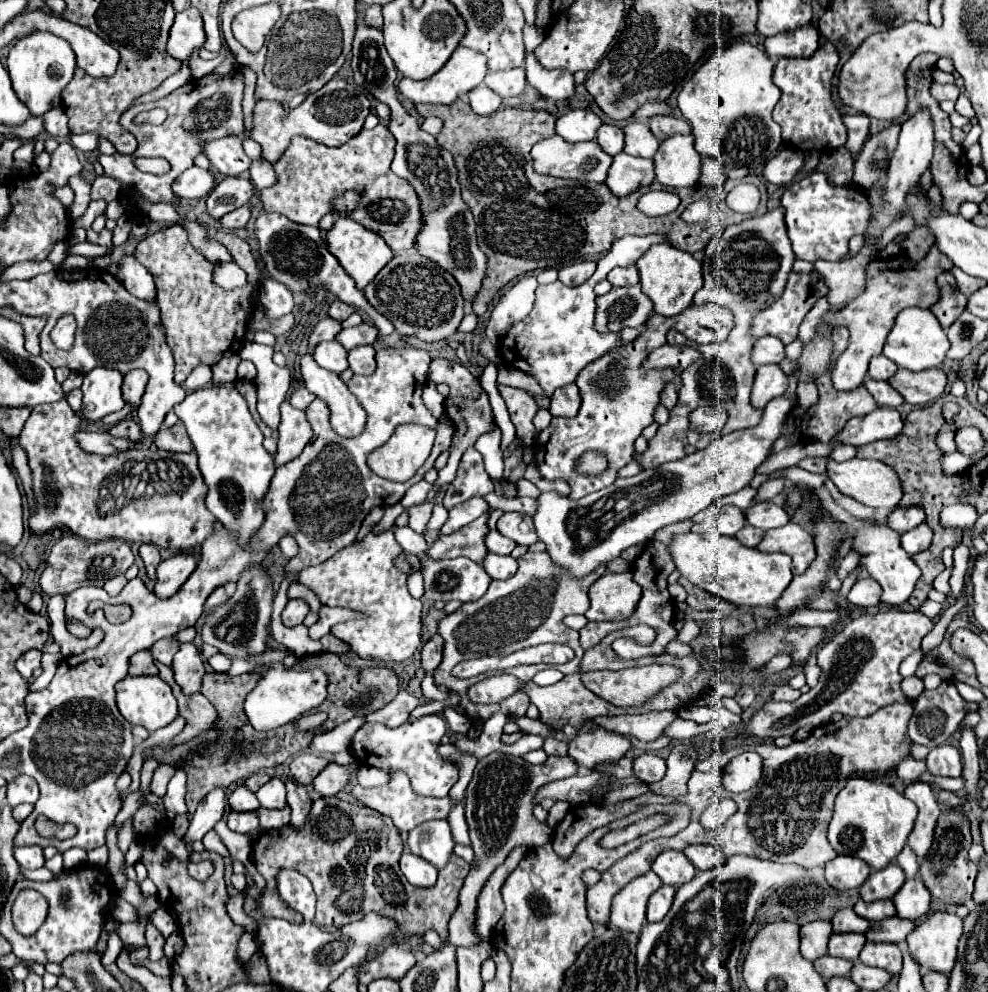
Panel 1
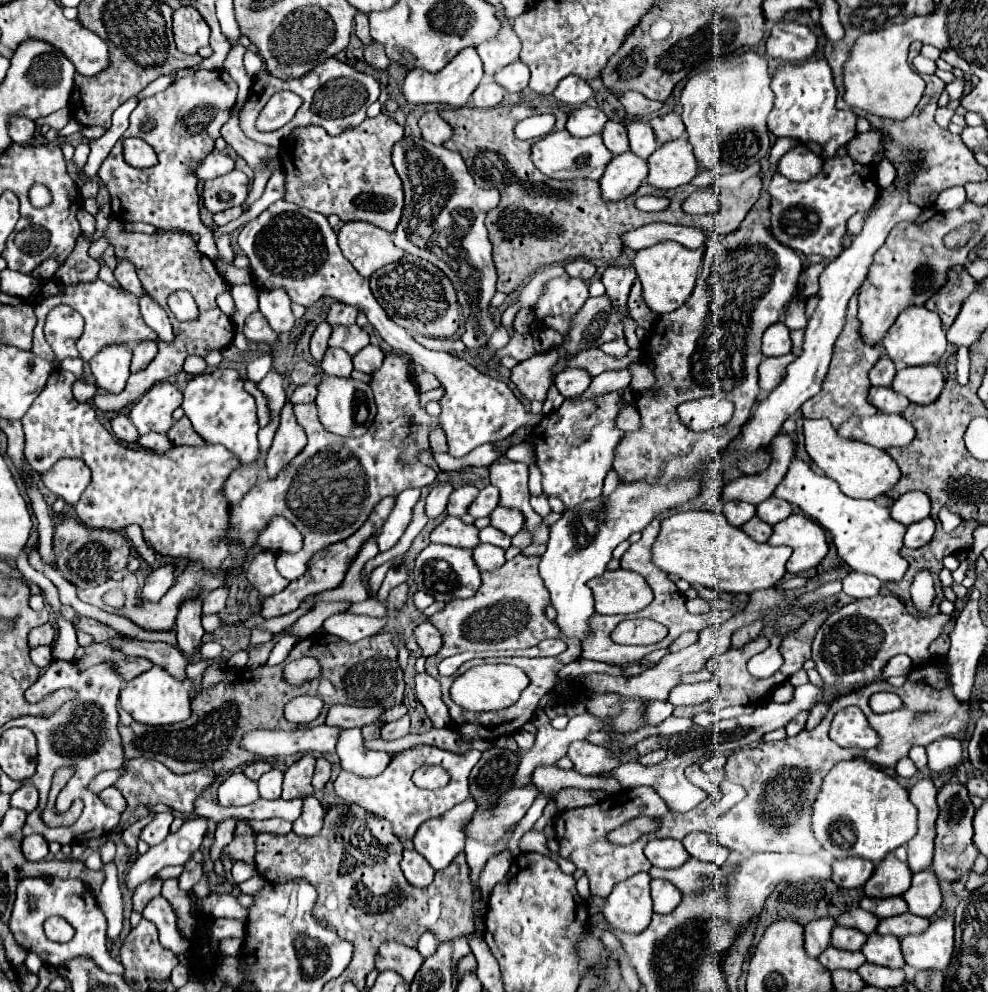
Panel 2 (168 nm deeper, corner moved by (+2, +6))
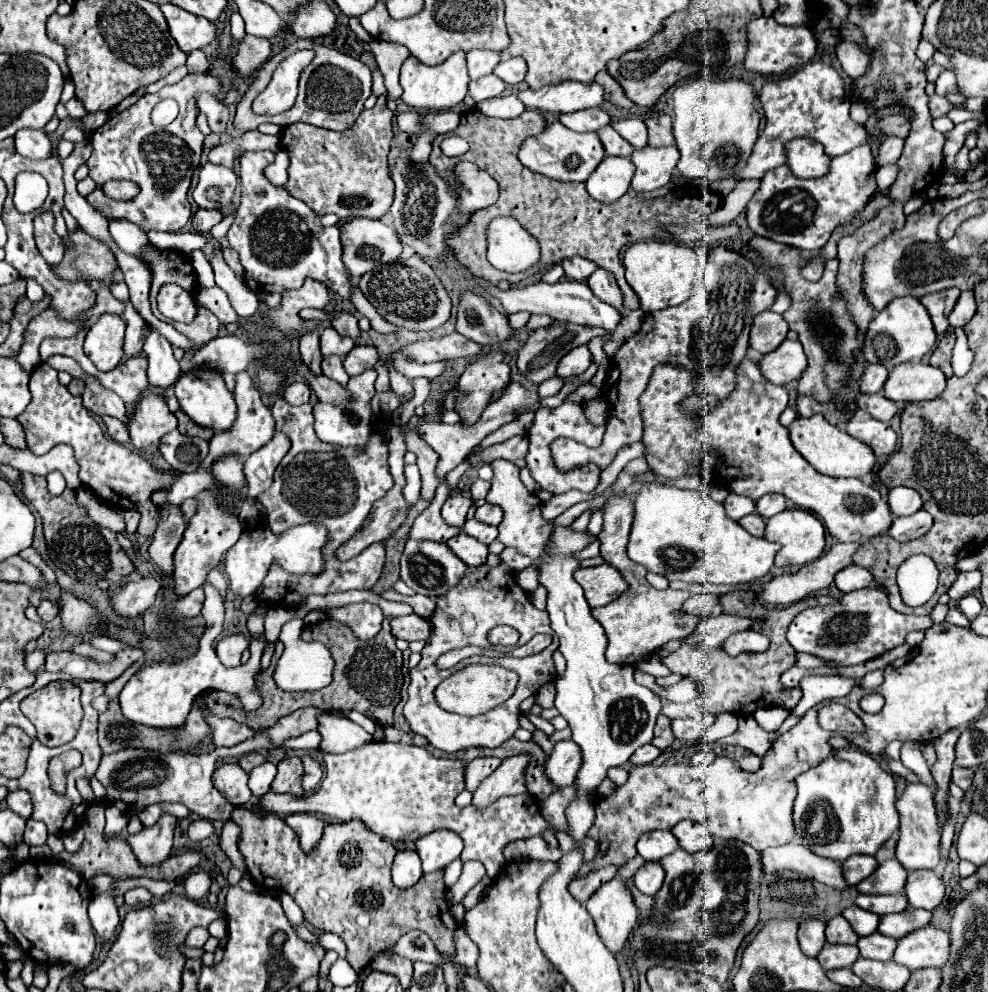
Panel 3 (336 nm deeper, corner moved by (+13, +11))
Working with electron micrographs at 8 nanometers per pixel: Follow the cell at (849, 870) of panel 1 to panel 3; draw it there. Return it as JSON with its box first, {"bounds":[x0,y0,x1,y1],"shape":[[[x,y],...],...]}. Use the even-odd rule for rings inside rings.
{"bounds":[840,855,878,885],"shape":[[[852,855],[840,867],[842,867],[846,883],[858,885],[862,879],[866,879],[878,867],[878,861],[870,855]]]}

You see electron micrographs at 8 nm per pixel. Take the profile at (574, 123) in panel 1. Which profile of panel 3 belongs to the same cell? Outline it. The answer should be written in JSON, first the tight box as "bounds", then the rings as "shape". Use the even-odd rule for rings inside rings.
{"bounds":[560,107,610,133],"shape":[[[594,107],[594,109],[584,109],[584,111],[576,111],[576,113],[564,113],[560,115],[560,123],[572,131],[578,133],[586,133],[586,131],[598,131],[600,127],[610,123],[608,113],[604,113],[602,109]]]}

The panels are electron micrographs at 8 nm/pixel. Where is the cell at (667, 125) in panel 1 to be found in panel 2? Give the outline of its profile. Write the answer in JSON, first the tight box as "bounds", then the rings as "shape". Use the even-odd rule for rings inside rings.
{"bounds":[649,112,685,144],"shape":[[[669,112],[665,116],[655,116],[649,120],[657,140],[661,144],[665,142],[671,142],[671,140],[677,140],[677,138],[683,138],[685,136],[685,126],[683,126],[683,120],[679,114],[675,112]]]}

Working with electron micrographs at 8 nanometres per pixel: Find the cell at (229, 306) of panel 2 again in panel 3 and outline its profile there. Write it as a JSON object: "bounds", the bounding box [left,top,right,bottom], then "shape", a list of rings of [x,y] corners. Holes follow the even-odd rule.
{"bounds":[189,250,215,288],"shape":[[[201,250],[192,251],[189,254],[192,267],[198,276],[198,283],[202,288],[211,288],[215,286],[214,273],[205,254]]]}

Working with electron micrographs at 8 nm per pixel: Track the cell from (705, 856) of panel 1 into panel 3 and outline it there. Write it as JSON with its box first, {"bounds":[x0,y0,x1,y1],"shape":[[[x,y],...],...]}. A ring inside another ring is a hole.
{"bounds":[672,821,714,853],"shape":[[[682,821],[672,829],[674,837],[678,839],[680,847],[688,853],[700,853],[700,851],[708,851],[712,849],[714,841],[712,835],[708,835],[708,829],[700,823],[694,821]]]}

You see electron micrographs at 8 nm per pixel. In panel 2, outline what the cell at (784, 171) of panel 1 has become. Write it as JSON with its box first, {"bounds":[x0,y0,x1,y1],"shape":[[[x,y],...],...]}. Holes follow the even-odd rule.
{"bounds":[779,144,823,182],"shape":[[[797,144],[779,160],[779,172],[795,182],[805,182],[817,176],[823,168],[823,158],[811,152],[805,144]]]}

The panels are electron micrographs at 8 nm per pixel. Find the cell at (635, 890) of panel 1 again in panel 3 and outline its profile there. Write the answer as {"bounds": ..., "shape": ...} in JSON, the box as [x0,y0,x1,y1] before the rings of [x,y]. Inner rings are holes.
{"bounds":[586,875,638,953],"shape":[[[616,875],[612,881],[604,883],[586,901],[586,909],[592,915],[604,945],[612,953],[622,951],[628,935],[638,925],[638,907],[634,905],[626,881]]]}

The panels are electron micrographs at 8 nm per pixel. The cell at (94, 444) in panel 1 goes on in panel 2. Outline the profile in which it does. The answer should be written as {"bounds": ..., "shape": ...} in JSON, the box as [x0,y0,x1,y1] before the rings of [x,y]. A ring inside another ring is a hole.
{"bounds":[137,432,171,454],"shape":[[[151,432],[151,434],[147,434],[147,436],[141,436],[139,440],[137,440],[143,448],[151,448],[151,450],[155,450],[155,452],[159,452],[159,454],[165,454],[165,452],[169,452],[171,450],[171,440],[165,436],[165,434],[155,434],[155,432]]]}

